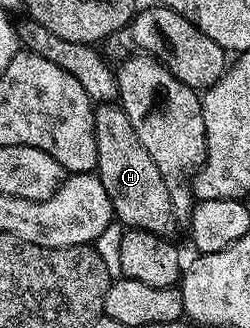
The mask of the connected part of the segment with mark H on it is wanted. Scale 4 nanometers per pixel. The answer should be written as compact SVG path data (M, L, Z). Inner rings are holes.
M99 103L94 109L94 129L98 151L96 174L114 202L117 223L130 230L169 237L176 221L172 198L168 198L168 186L160 170L156 170L156 162L152 162L152 154L148 154L144 142L136 138L136 130L132 122L128 122L128 114L124 114L121 103Z

